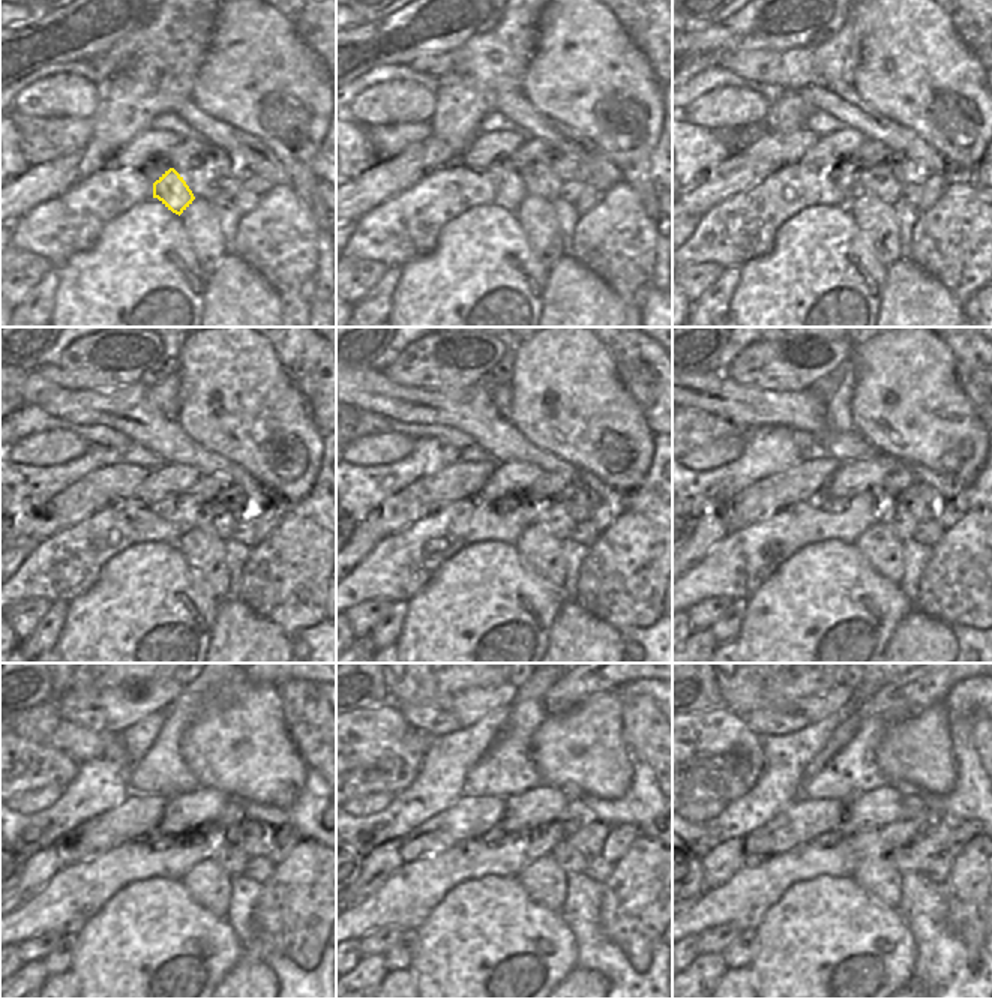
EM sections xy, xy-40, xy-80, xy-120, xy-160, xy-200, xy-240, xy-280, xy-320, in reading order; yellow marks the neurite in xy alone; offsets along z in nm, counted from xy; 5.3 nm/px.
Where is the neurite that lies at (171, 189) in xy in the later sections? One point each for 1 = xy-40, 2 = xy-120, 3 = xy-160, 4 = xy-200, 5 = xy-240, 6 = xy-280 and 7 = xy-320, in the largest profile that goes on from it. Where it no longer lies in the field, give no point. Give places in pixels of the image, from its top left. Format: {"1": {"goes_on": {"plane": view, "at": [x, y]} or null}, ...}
{"1": {"goes_on": {"plane": "xy-40", "at": [509, 188]}}, "2": {"goes_on": {"plane": "xy-120", "at": [179, 507]}}, "3": {"goes_on": {"plane": "xy-160", "at": [502, 506]}}, "4": {"goes_on": {"plane": "xy-200", "at": [838, 504]}}, "5": {"goes_on": {"plane": "xy-240", "at": [159, 840]}}, "6": {"goes_on": {"plane": "xy-280", "at": [492, 837]}}, "7": {"goes_on": {"plane": "xy-320", "at": [829, 839]}}}

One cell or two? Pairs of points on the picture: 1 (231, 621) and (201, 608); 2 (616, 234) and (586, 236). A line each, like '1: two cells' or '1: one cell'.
1: two cells
2: one cell

